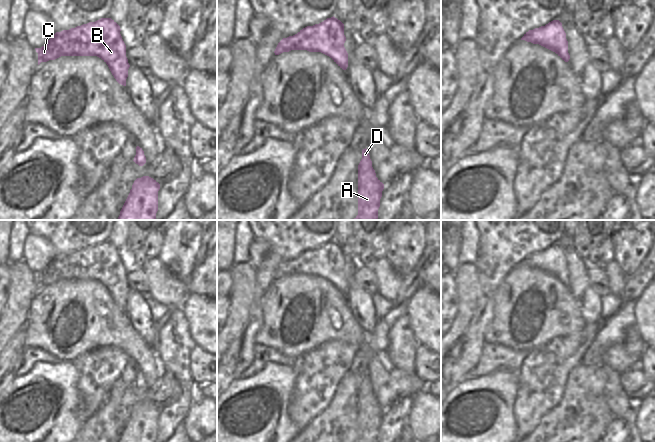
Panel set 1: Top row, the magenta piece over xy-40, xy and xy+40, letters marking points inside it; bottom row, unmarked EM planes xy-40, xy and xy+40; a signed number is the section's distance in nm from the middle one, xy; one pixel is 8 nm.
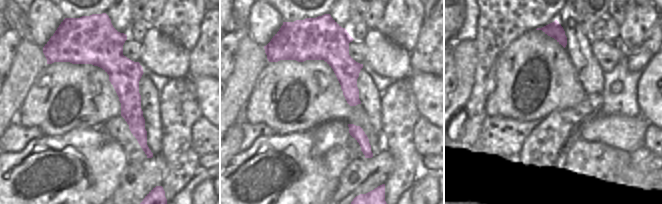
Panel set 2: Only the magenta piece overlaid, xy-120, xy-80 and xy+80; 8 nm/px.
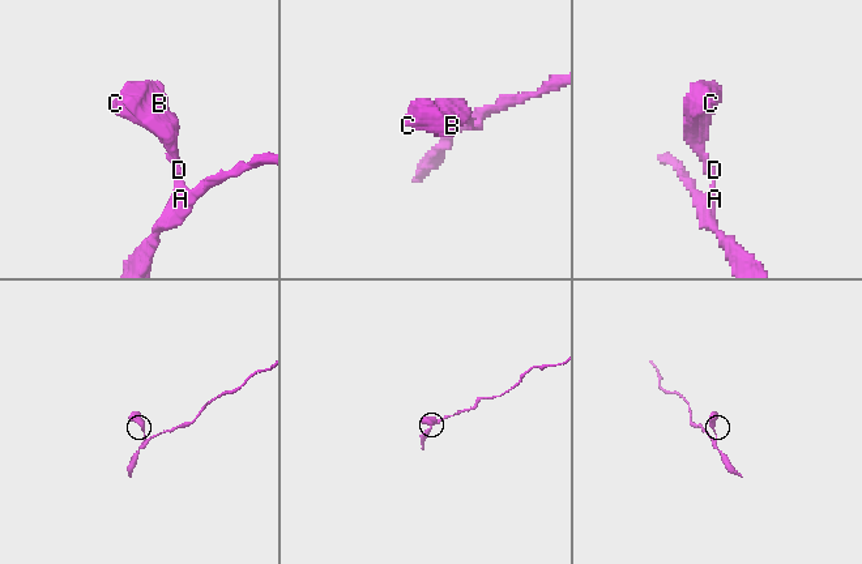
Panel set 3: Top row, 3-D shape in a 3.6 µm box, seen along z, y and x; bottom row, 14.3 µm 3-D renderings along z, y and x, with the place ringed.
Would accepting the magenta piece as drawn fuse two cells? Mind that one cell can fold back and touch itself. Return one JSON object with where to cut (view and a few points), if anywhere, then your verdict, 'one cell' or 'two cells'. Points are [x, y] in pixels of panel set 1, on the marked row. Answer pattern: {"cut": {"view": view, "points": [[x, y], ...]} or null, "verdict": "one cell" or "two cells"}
{"cut": null, "verdict": "one cell"}

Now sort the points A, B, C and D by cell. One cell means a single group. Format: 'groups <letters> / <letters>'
groups A B C D

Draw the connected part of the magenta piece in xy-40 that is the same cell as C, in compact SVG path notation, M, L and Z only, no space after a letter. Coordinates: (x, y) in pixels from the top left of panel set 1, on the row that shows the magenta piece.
M101 18L56 32L41 48L35 48L38 65L61 56L97 56L108 65L116 81L126 86L130 65L120 31L114 20Z

